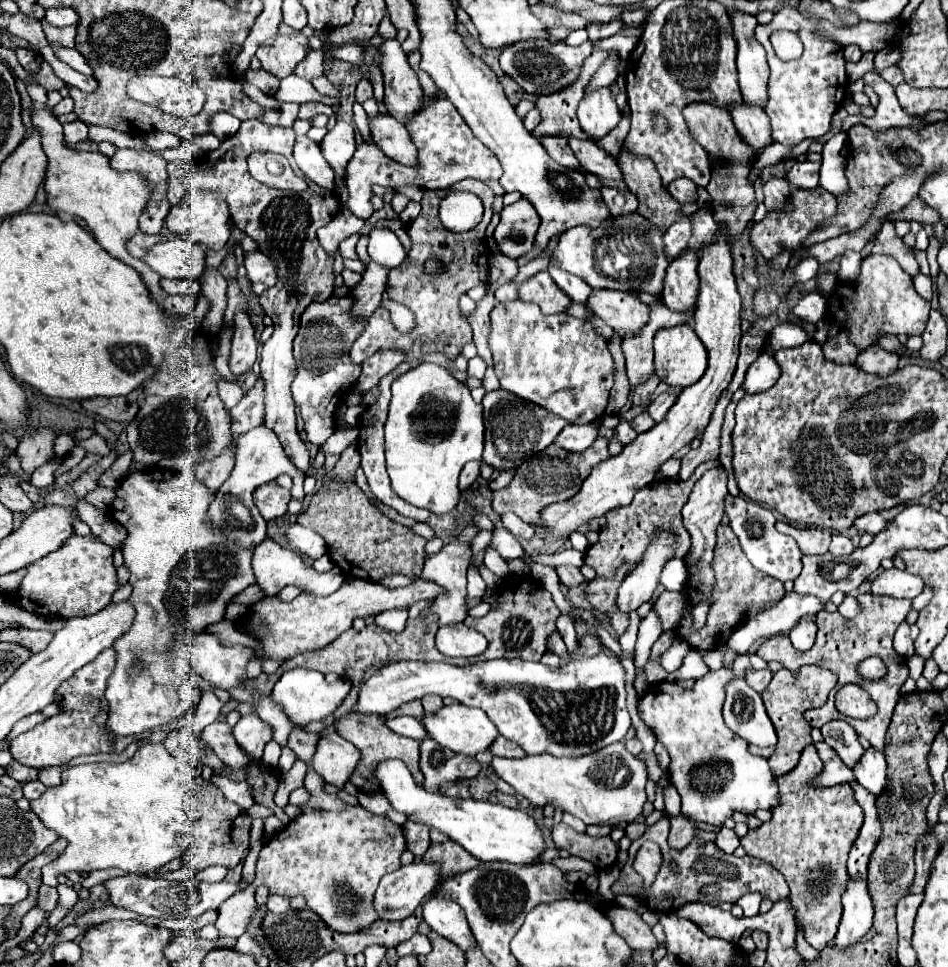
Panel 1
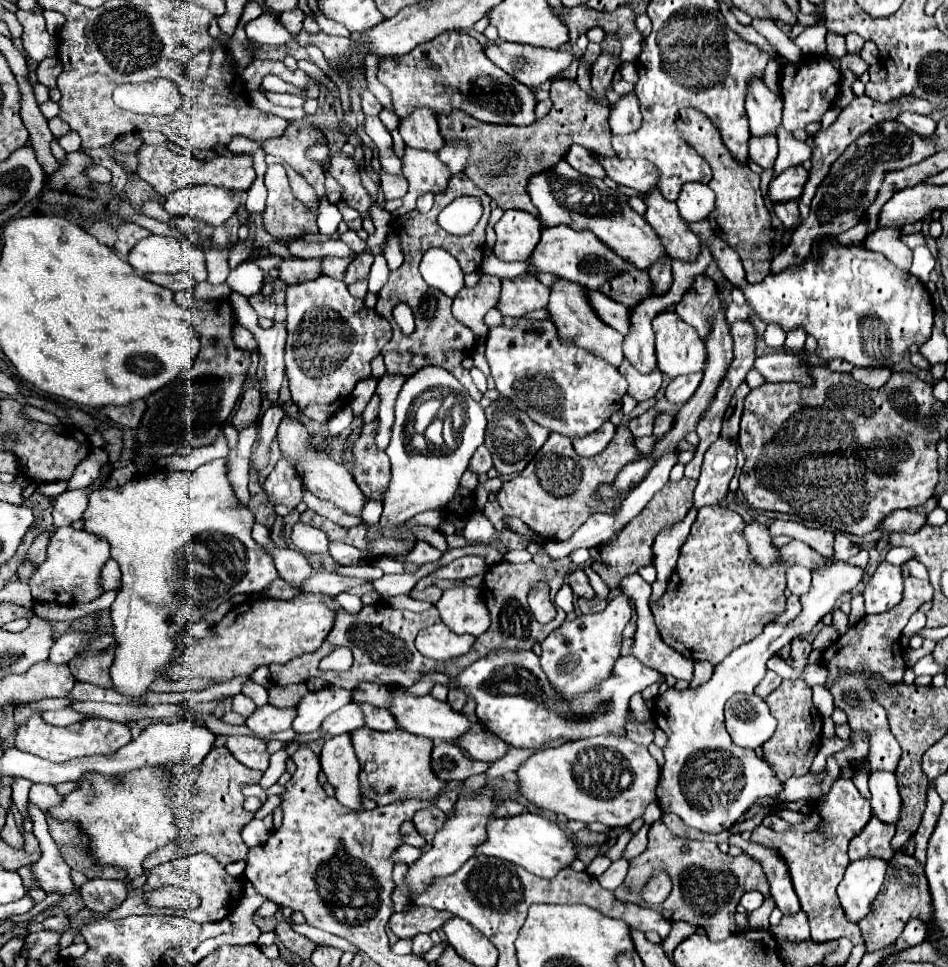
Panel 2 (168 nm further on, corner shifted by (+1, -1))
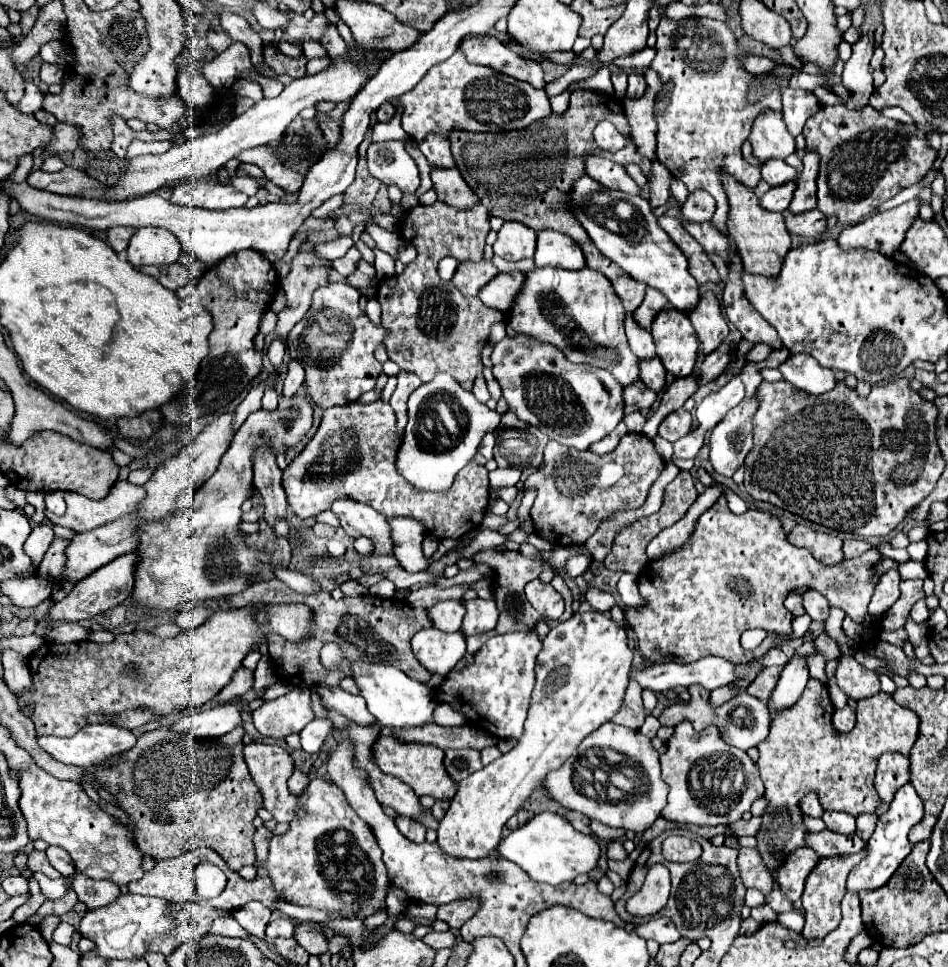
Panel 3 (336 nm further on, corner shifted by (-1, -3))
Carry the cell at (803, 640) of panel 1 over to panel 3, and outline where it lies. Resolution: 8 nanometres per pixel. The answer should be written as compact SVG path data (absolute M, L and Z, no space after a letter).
M791 657L791 661L785 665L779 677L779 683L775 685L767 701L771 719L775 717L775 713L785 711L799 701L799 695L803 693L807 681L809 681L809 669L805 663L805 657Z

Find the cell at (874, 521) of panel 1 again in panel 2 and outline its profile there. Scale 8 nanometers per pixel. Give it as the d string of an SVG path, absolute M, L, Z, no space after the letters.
M909 509L903 511L893 511L887 519L881 521L879 531L881 533L895 533L895 531L905 531L905 533L915 533L925 525L927 517Z

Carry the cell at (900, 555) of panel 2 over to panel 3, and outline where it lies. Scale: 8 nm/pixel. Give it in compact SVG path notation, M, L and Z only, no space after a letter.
M927 539L925 541L919 541L919 543L911 543L907 547L909 555L913 561L925 561L925 553L927 553Z

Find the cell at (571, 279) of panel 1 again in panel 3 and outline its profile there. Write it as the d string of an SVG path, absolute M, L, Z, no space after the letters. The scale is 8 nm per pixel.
M627 317L625 319L625 331L627 331L631 351L639 357L639 361L655 357L655 345L653 345L651 333L647 329L641 329L631 317Z

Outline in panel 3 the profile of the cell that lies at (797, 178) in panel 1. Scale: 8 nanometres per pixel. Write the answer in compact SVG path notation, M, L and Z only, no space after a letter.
M787 183L787 185L779 185L769 189L763 197L761 197L761 207L767 211L775 211L775 213L783 213L791 199L793 199L793 191L795 191L795 183Z

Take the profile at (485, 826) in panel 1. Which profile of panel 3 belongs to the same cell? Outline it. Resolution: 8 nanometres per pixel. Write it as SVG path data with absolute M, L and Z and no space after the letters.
M539 813L535 815L527 825L515 829L509 837L505 837L497 851L517 863L533 881L549 883L549 885L559 885L565 881L573 881L581 873L589 873L597 867L597 861L601 857L601 847L595 837L583 835L573 825L559 813Z

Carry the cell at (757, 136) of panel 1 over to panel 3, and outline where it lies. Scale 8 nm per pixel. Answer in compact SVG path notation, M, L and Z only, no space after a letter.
M781 159L765 161L765 165L761 167L761 173L763 173L763 181L767 181L771 187L779 187L783 183L797 181L797 175L799 175L791 165L787 165Z

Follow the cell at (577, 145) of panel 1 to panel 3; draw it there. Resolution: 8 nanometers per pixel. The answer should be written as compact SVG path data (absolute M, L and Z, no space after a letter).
M655 161L653 163L653 175L649 177L651 191L649 191L649 205L653 209L663 207L669 199L669 183L671 183L671 173L669 169L663 167L663 163Z

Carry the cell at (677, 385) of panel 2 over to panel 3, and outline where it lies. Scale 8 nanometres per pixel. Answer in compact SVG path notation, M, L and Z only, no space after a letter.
M721 343L717 351L713 351L711 355L705 357L703 367L701 367L699 385L705 385L705 383L717 379L723 373L723 369L727 367L727 361L731 361L731 345L733 343Z

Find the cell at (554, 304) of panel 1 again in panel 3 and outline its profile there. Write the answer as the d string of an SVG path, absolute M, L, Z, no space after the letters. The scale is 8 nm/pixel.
M511 271L511 273L497 273L481 291L479 291L479 299L491 307L491 309L499 309L503 313L509 311L509 307L513 305L515 293L521 289L523 285L523 273L521 271Z

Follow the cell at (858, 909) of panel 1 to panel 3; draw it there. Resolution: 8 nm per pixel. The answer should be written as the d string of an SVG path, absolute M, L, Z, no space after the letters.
M907 783L907 785L899 787L893 803L889 805L889 811L879 817L877 829L871 835L871 839L867 841L869 855L851 869L851 873L847 877L847 889L849 891L861 891L861 889L877 889L877 887L885 885L891 879L891 875L899 869L903 859L911 853L913 845L907 839L907 835L921 819L923 819L923 801L917 795L917 791L913 789L913 785Z

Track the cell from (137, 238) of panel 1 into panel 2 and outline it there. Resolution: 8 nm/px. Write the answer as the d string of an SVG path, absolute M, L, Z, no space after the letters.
M127 221L127 223L123 223L123 225L117 227L117 235L119 235L119 237L117 237L115 245L113 245L115 251L121 253L121 255L129 255L129 251L133 249L133 245L135 245L137 241L149 237L149 231L143 229L143 227L139 227L137 223Z

